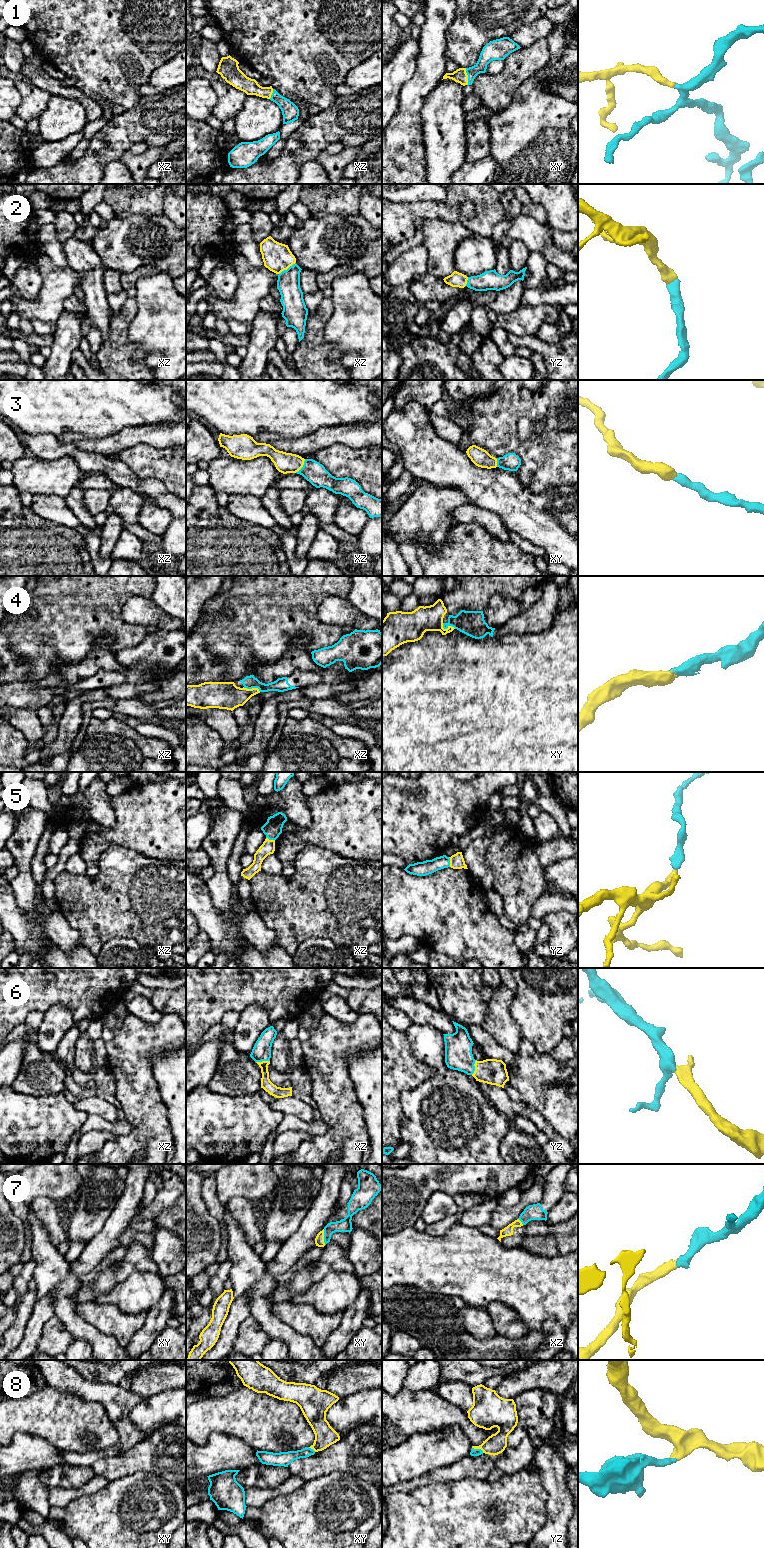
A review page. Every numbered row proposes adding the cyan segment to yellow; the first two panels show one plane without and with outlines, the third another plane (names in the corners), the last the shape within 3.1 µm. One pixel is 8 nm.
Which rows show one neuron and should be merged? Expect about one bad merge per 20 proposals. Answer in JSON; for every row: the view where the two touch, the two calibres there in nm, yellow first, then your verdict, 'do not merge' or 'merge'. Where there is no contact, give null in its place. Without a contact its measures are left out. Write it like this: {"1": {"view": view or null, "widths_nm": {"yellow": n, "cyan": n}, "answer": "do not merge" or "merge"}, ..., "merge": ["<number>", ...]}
{"1": {"view": "xy", "widths_nm": {"yellow": 110, "cyan": 120}, "answer": "merge"}, "2": {"view": "xz", "widths_nm": {"yellow": 240, "cyan": 190}, "answer": "merge"}, "3": {"view": "xz", "widths_nm": {"yellow": 160, "cyan": 170}, "answer": "merge"}, "4": {"view": "xz", "widths_nm": {"yellow": 220, "cyan": 110}, "answer": "merge"}, "5": {"view": "yz", "widths_nm": {"yellow": 110, "cyan": 120}, "answer": "merge"}, "6": {"view": "yz", "widths_nm": {"yellow": 200, "cyan": 220}, "answer": "merge"}, "7": {"view": "xy", "widths_nm": {"yellow": 80, "cyan": 110}, "answer": "merge"}, "8": {"view": "yz", "widths_nm": {"yellow": 170, "cyan": 60}, "answer": "merge"}, "merge": ["1", "2", "3", "4", "5", "6", "7", "8"]}

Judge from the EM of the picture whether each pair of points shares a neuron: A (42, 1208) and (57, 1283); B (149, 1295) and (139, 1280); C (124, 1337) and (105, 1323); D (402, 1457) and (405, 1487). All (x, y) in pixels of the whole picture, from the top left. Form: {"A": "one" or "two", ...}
{"A": "two", "B": "one", "C": "one", "D": "two"}

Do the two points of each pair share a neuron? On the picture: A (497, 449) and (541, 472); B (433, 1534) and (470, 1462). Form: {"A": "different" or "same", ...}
{"A": "same", "B": "different"}

